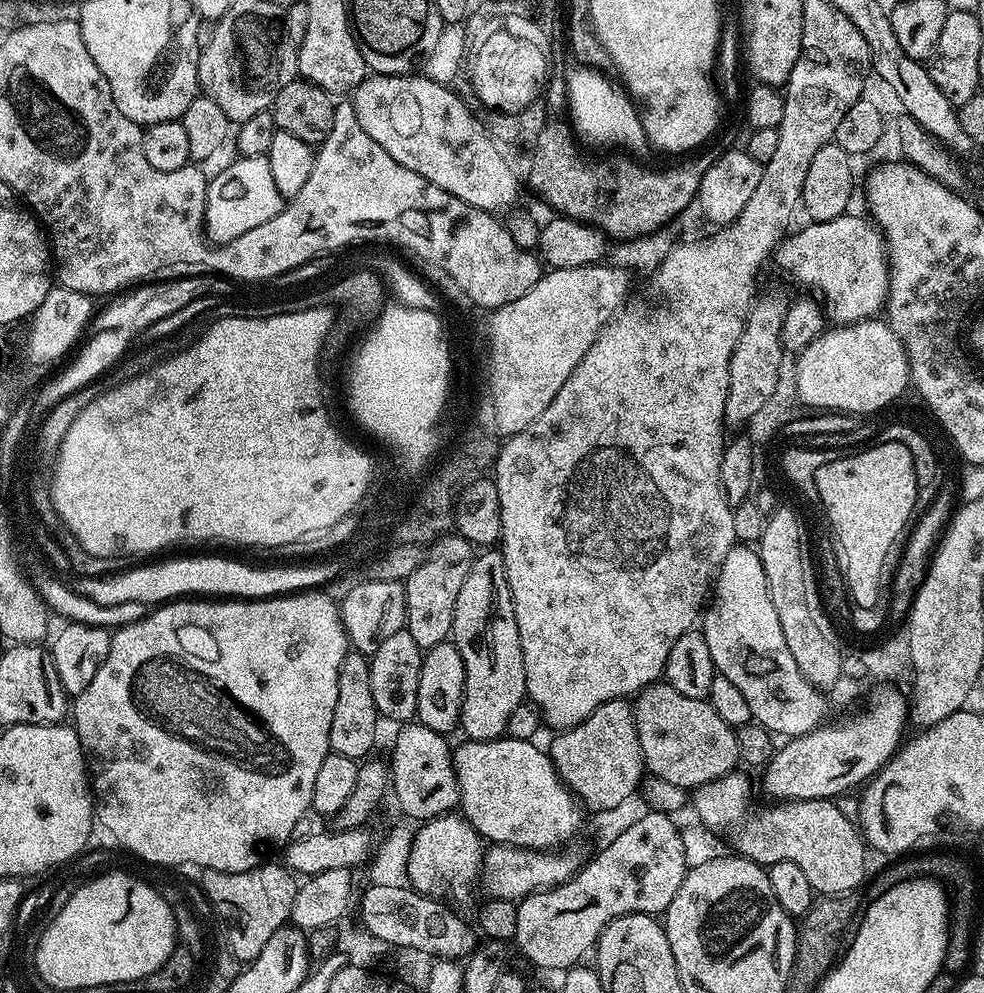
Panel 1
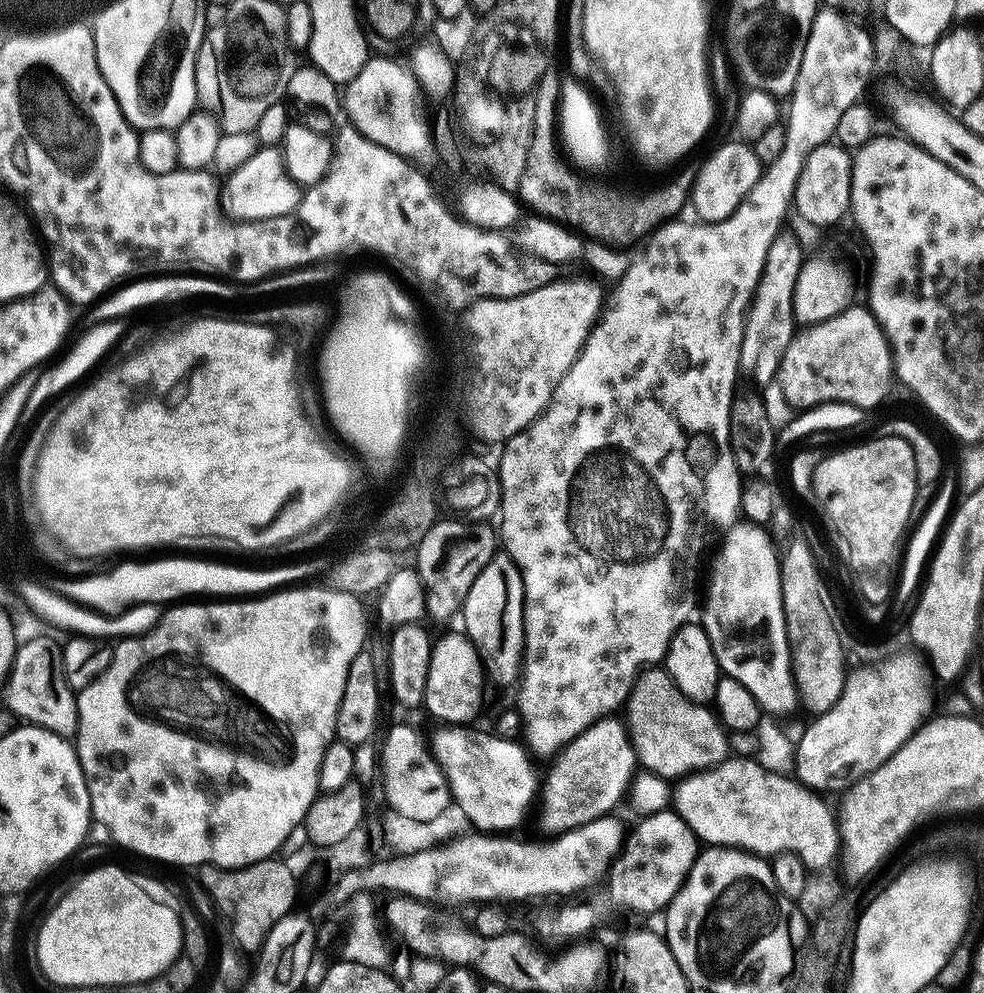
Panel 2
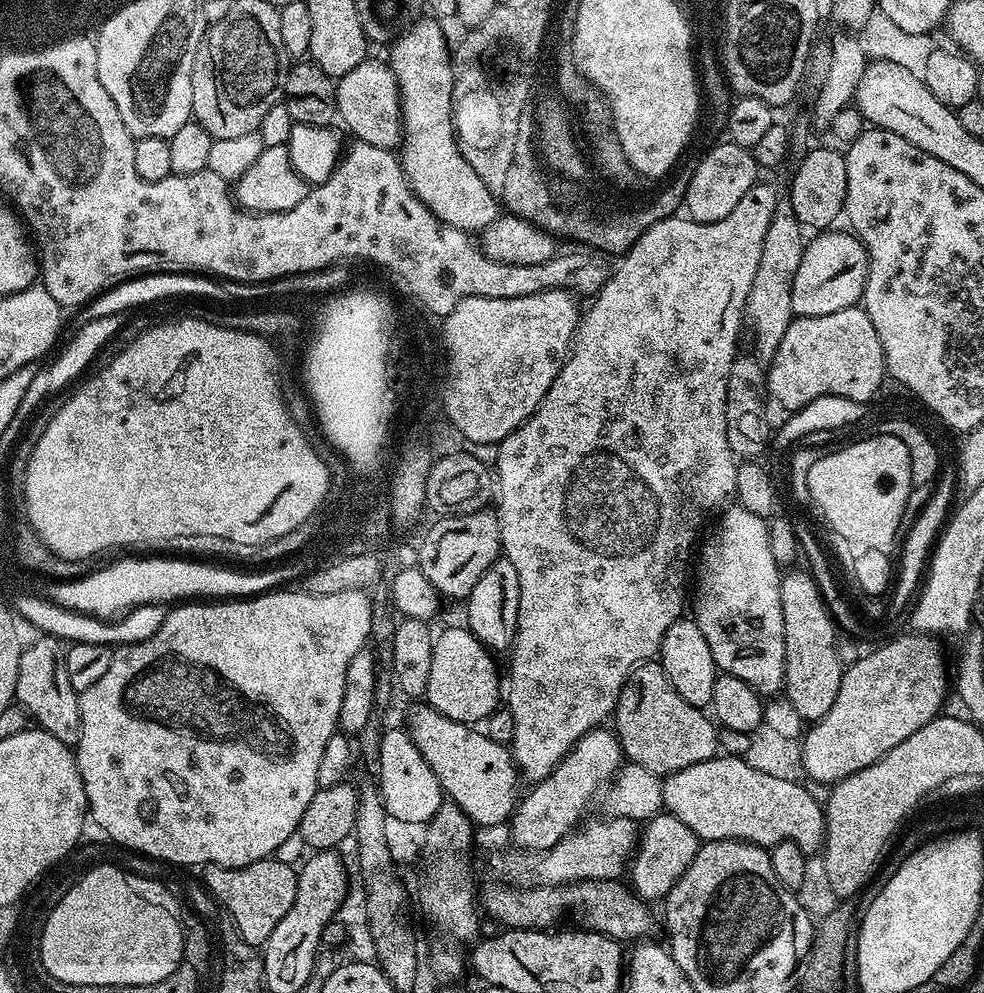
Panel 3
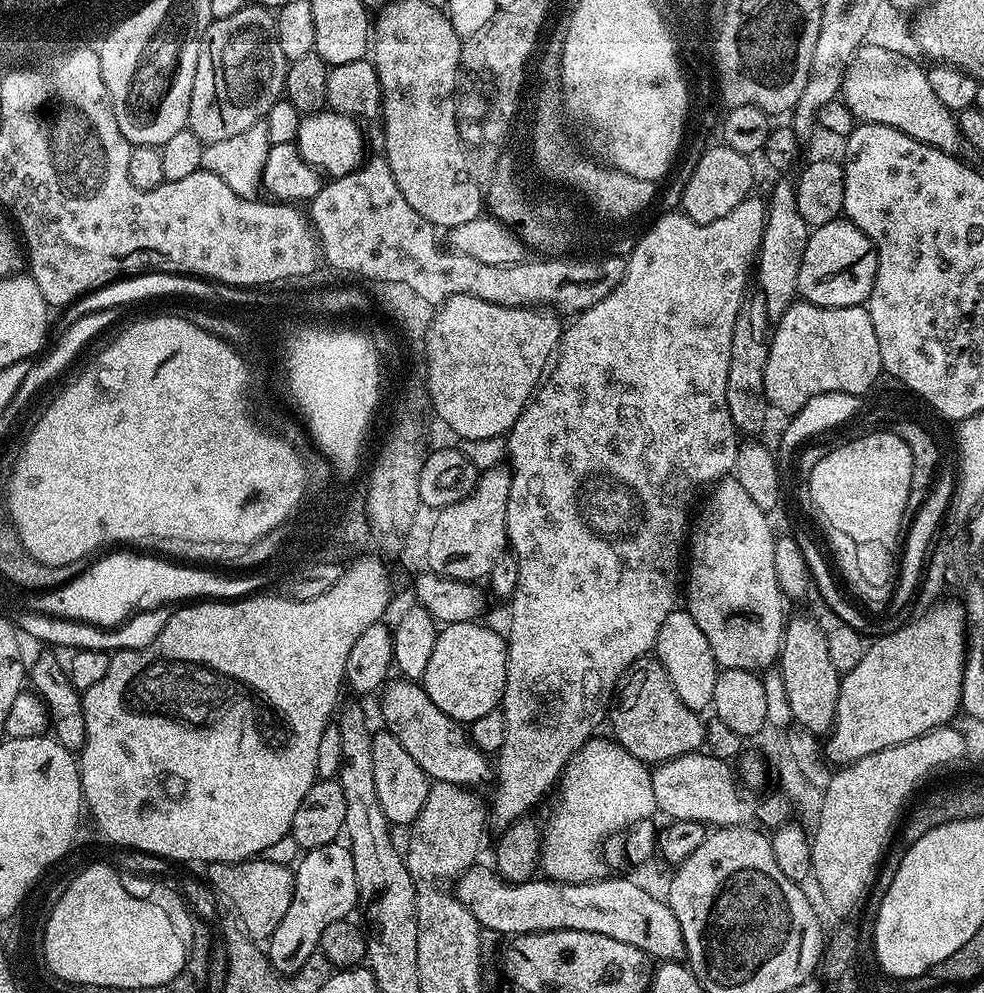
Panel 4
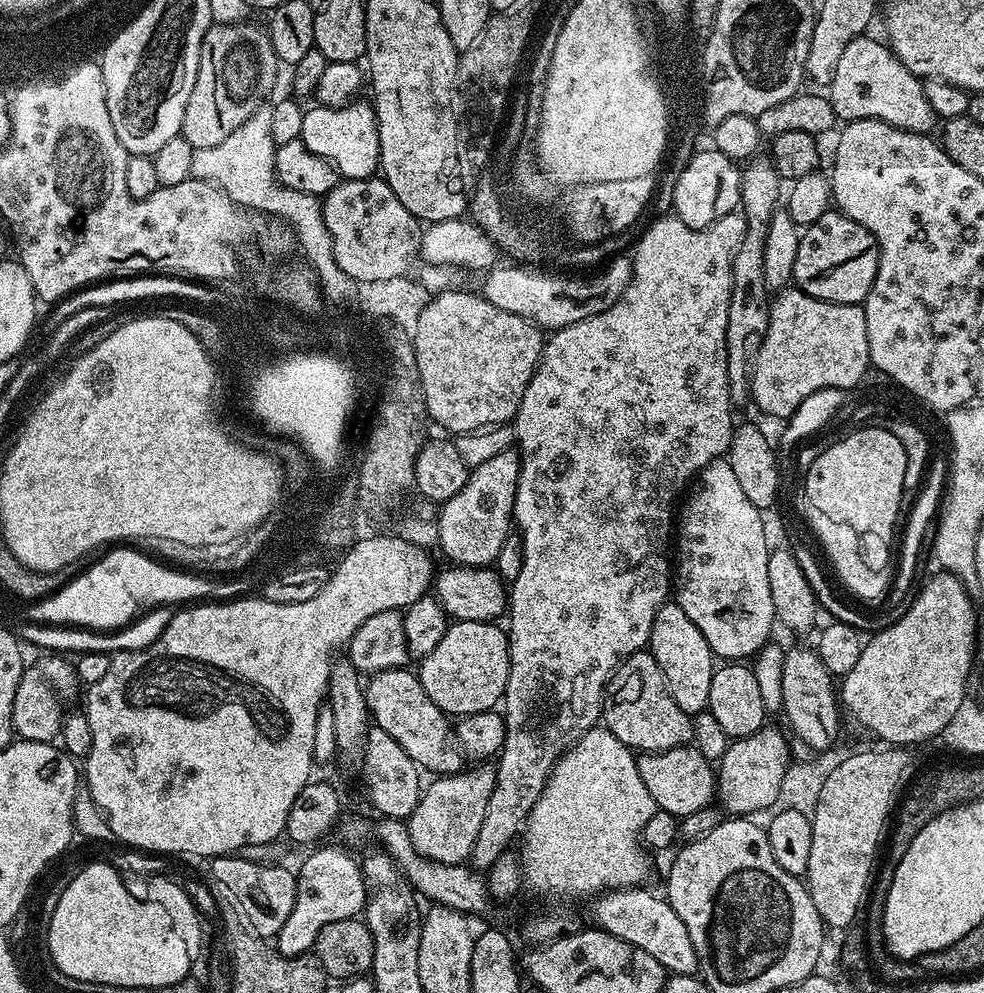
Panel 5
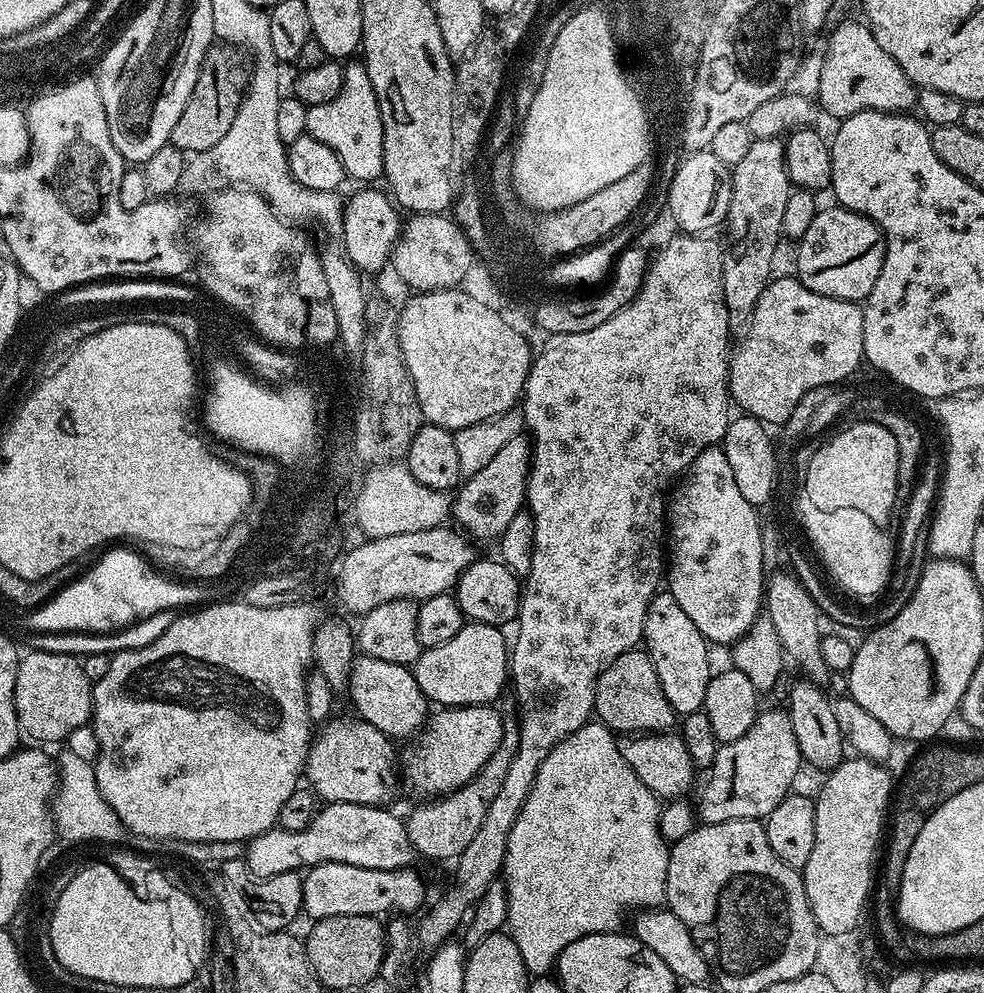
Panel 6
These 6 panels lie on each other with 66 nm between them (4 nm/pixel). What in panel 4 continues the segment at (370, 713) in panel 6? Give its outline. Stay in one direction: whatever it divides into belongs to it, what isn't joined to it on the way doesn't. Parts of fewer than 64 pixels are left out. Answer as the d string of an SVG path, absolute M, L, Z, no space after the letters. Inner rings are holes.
M403 678L394 680L383 689L384 697L380 700L383 727L394 738L398 738L398 742L402 742L406 754L410 754L422 766L429 781L438 784L448 782L472 790L477 787L475 784L482 783L487 776L489 779L489 757L476 747L469 733L457 721L442 714L442 710L430 702L426 690L419 683Z

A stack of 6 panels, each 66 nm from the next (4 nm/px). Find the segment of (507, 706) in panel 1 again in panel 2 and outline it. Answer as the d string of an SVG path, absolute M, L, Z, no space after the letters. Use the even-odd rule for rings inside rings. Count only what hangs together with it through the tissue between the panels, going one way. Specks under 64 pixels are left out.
M506 554L499 555L493 555L486 566L482 566L458 616L464 619L463 635L472 643L483 675L496 684L515 685L520 679L524 658L524 587L516 563Z

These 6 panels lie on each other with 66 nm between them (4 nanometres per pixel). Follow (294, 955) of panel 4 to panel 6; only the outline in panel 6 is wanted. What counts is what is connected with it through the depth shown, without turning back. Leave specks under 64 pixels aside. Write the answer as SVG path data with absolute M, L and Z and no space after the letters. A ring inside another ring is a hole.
M346 862L316 864L314 867L307 869L302 876L303 915L305 917L308 915L309 921L315 922L326 918L334 918L335 916L345 916L346 914L379 917L380 912L408 914L404 912L417 911L416 913L419 913L425 907L424 880L416 871L415 867L399 868L398 870L370 870L366 866L346 866Z

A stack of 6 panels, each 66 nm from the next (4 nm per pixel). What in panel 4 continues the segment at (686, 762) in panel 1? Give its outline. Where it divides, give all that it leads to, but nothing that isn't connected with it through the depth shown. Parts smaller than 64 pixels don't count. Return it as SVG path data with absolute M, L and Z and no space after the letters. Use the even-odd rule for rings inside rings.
M651 655L635 660L620 675L610 705L610 724L611 720L611 735L616 743L649 766L678 758L682 754L699 752L705 747L705 721L701 713L690 710L690 706L678 698L666 670Z

